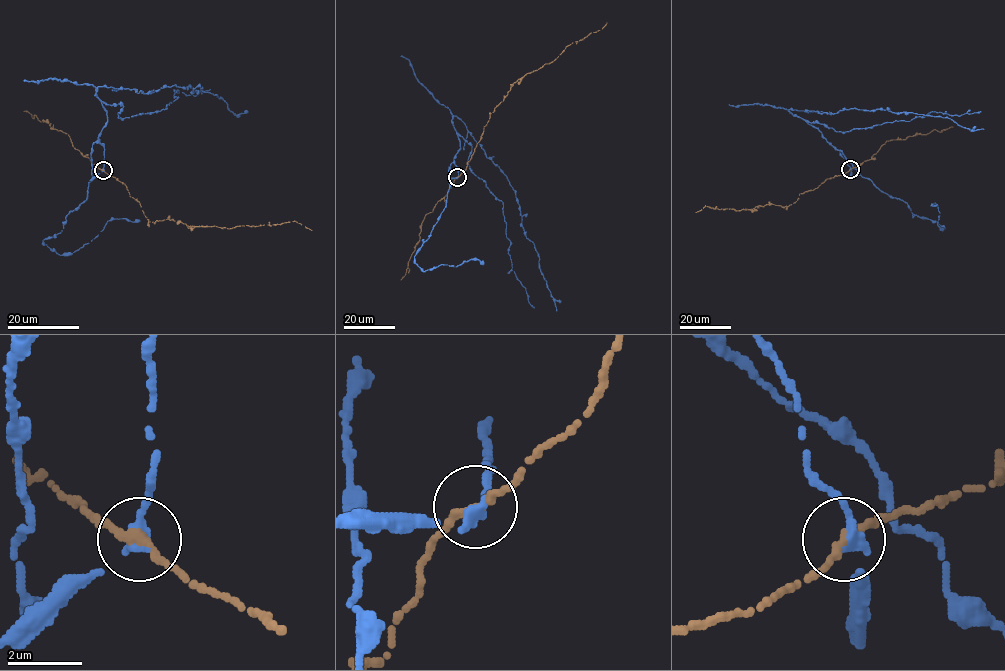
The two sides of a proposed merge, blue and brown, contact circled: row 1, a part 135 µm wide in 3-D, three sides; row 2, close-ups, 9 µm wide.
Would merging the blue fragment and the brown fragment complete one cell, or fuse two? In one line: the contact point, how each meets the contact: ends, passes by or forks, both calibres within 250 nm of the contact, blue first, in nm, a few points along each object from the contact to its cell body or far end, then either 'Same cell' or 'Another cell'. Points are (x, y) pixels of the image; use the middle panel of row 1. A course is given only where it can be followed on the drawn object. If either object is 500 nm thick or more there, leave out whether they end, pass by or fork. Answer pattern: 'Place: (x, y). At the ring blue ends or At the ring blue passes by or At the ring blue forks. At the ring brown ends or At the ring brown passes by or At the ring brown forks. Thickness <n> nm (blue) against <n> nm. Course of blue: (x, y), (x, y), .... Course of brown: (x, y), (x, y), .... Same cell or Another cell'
Place: (457, 177). At the ring blue passes by. At the ring brown passes by. Thickness 300 nm (blue) against 240 nm. Course of blue: (457, 177), (454, 156), (460, 146), (454, 116), (515, 193), (524, 234), (534, 245), (557, 310). Course of brown: (457, 177), (465, 170), (490, 114), (512, 85), (606, 22). Another cell

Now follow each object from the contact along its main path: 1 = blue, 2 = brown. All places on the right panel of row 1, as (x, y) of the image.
1: (850, 169), (842, 152), (789, 109), (821, 114), (854, 108), (888, 110), (948, 117), (971, 130), (983, 129)
2: (850, 169), (799, 194), (798, 200), (787, 206), (768, 204), (736, 211), (705, 205), (695, 212)

